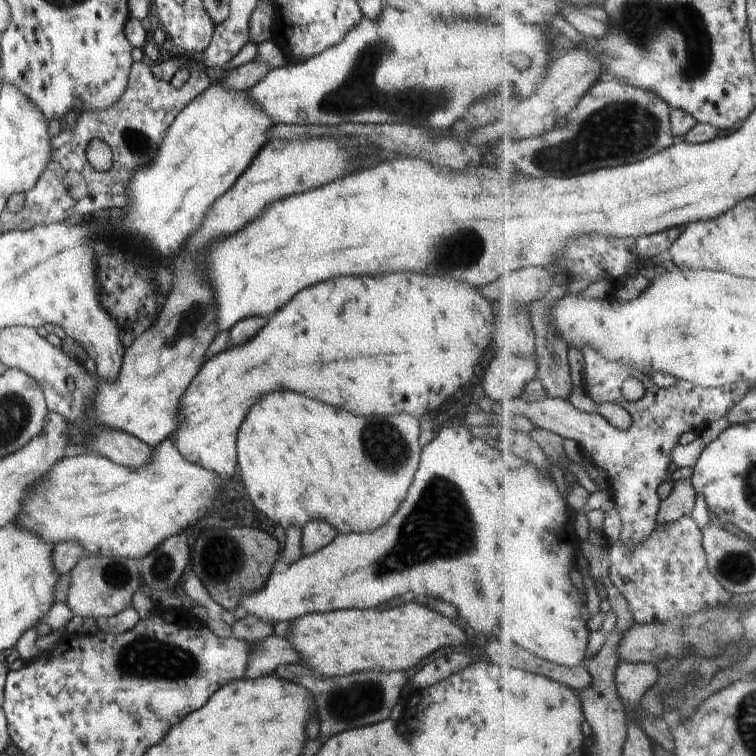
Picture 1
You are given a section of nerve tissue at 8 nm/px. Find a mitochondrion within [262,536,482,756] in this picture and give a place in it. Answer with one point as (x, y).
(355, 701)

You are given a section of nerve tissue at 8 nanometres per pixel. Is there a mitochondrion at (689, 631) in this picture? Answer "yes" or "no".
yes

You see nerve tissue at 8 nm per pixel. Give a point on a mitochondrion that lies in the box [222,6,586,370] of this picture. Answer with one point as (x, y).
(359, 92)

